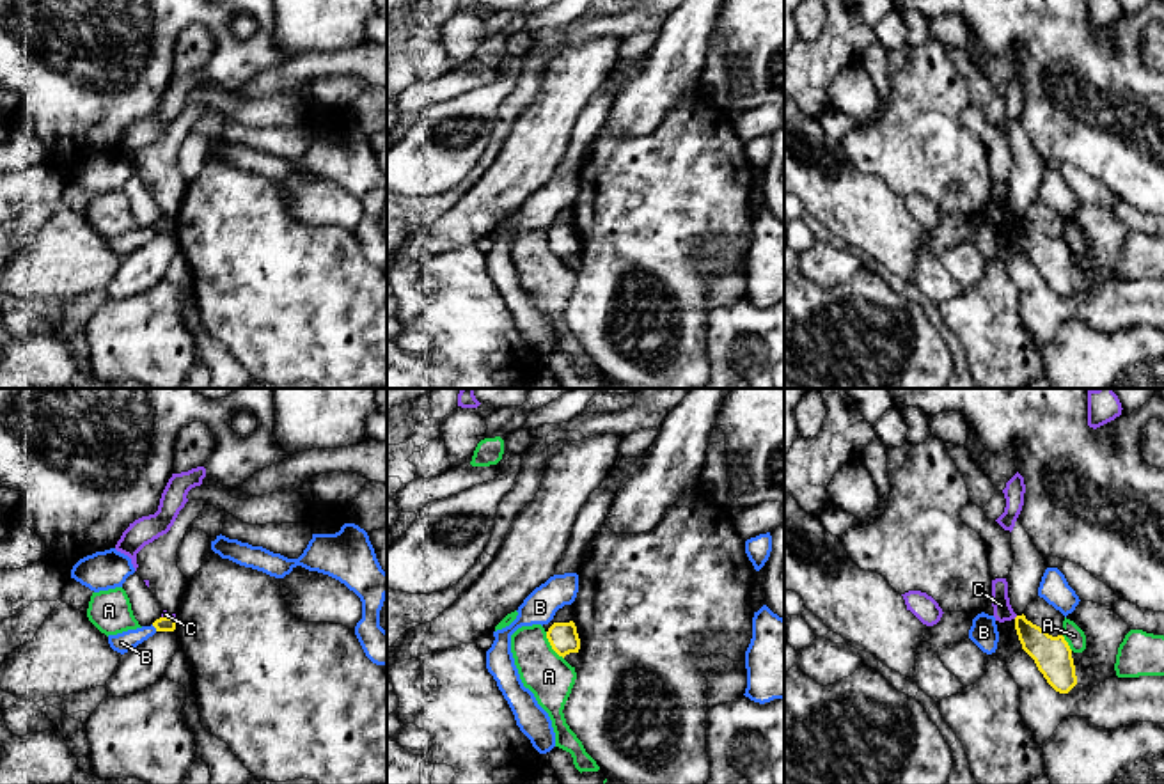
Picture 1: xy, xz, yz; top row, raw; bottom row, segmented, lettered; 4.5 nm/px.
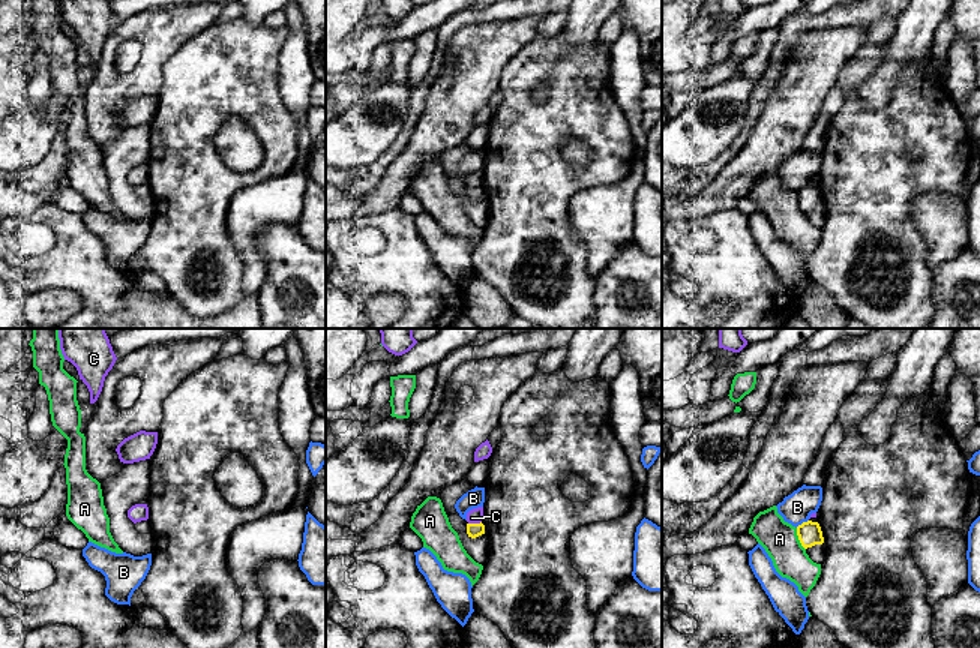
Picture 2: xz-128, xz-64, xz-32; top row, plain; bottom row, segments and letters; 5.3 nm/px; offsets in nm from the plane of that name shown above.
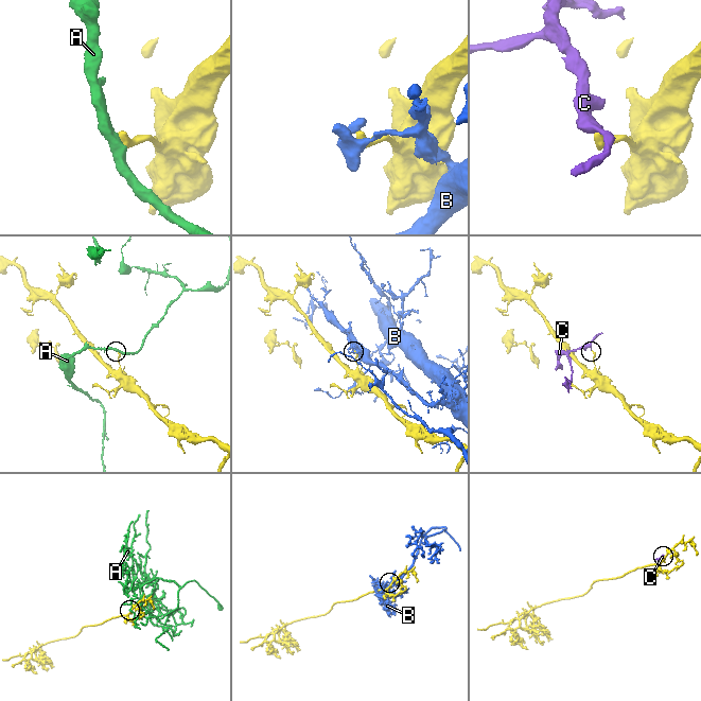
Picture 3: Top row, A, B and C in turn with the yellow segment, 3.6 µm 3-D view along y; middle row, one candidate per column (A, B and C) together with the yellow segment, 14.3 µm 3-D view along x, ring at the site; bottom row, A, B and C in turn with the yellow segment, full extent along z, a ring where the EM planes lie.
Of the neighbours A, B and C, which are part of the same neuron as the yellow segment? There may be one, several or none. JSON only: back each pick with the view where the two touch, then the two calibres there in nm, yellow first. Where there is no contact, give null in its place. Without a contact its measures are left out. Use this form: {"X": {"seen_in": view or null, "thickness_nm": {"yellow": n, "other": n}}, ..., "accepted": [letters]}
{"accepted": []}

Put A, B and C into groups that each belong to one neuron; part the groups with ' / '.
A / B / C

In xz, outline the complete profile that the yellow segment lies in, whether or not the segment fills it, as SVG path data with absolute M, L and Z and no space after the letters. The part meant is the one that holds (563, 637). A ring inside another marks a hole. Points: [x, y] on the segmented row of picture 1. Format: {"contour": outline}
{"contour": "M573 621L554 623L547 631L547 639L552 649L562 658L570 653L578 653L580 649L580 639Z"}

